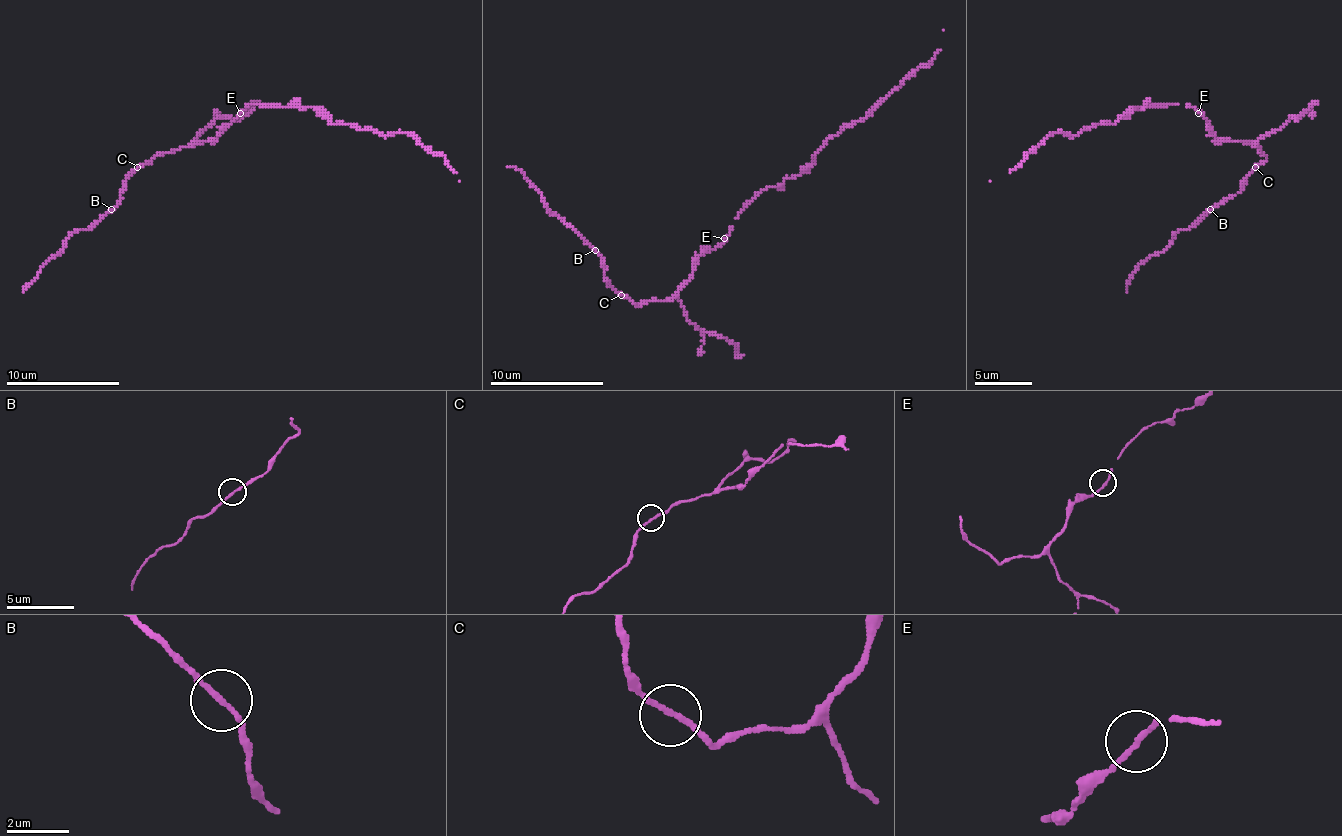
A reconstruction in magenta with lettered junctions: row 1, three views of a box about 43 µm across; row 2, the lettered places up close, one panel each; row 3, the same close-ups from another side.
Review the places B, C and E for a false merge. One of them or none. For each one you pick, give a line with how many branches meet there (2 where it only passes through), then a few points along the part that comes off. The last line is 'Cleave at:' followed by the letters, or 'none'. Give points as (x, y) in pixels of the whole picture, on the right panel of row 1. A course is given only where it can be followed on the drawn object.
Cleave at: none

